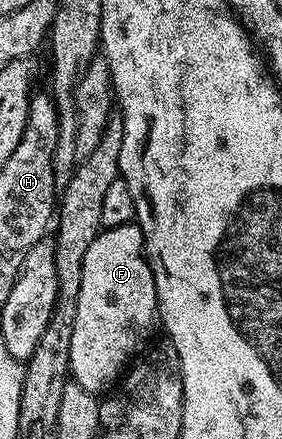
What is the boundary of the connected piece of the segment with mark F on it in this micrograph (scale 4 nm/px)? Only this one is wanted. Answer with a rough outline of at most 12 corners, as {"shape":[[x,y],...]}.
{"shape":[[137,223],[88,254],[70,376],[105,393],[159,320]]}

